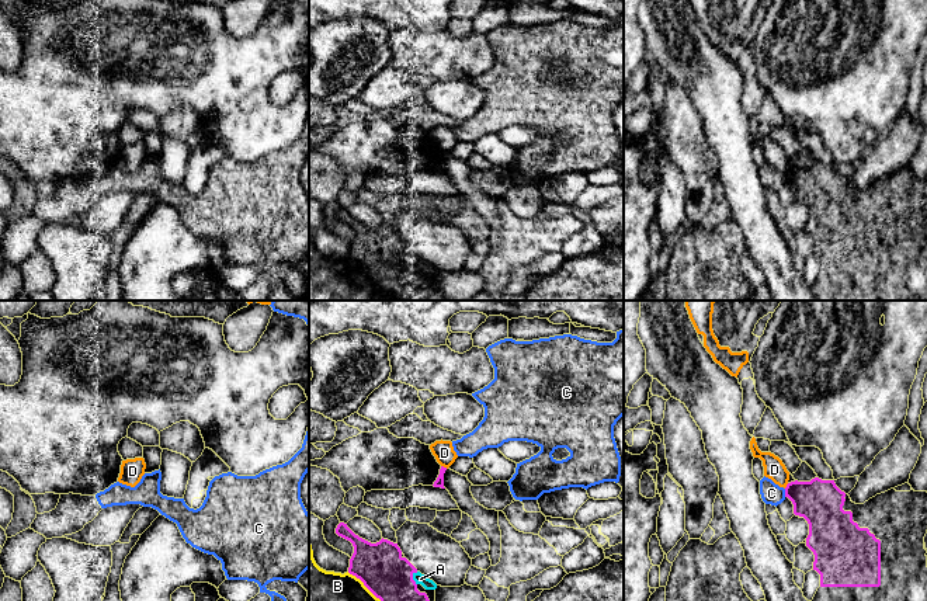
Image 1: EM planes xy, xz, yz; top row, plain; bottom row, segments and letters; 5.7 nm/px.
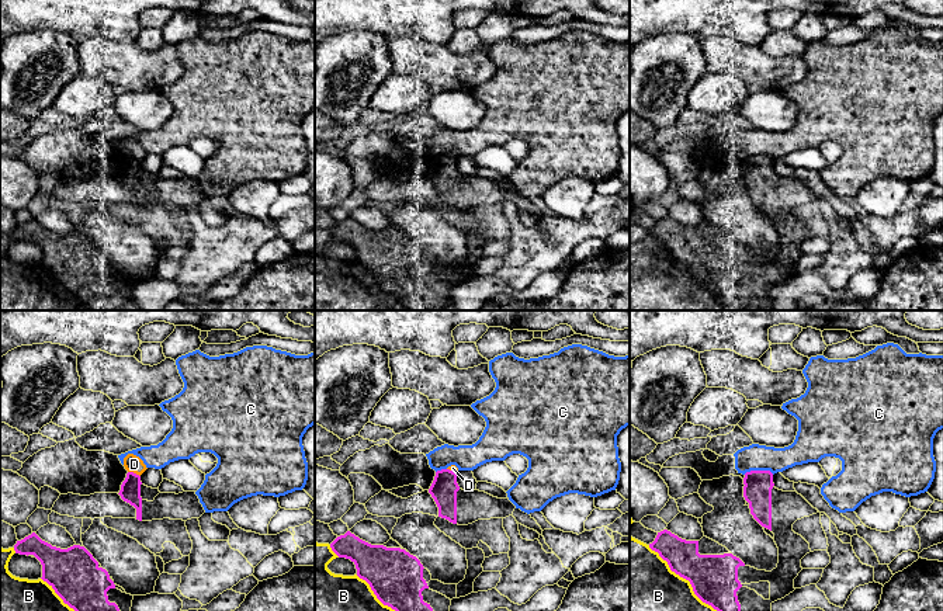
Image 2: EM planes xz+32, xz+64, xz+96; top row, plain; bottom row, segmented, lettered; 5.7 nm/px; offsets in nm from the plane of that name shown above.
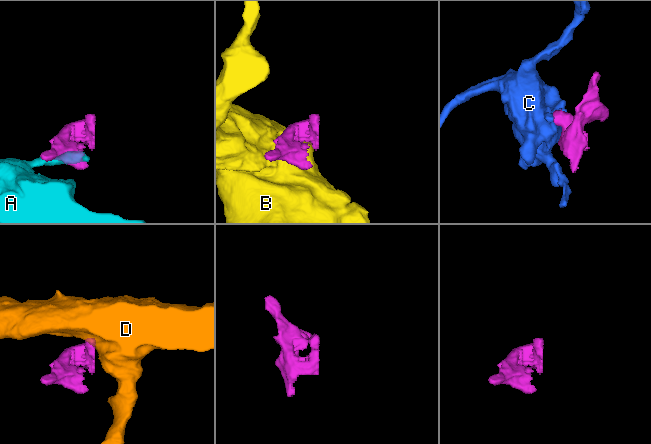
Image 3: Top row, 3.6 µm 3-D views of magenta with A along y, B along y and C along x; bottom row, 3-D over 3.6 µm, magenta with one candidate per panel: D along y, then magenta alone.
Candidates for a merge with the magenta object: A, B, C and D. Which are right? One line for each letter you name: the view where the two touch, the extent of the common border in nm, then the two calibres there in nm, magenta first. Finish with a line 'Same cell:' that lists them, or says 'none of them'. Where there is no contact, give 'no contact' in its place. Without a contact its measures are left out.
Same cell: none of them

